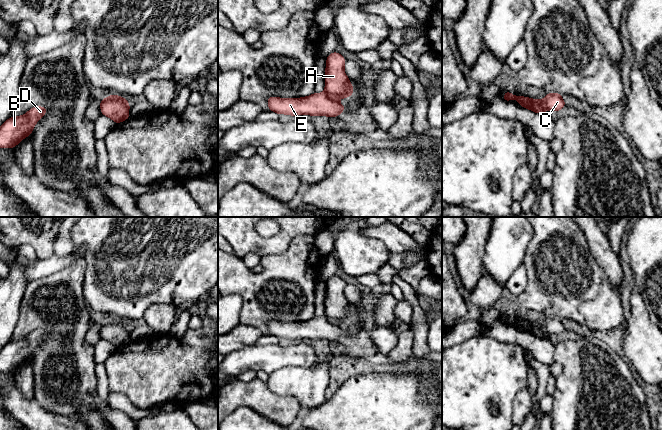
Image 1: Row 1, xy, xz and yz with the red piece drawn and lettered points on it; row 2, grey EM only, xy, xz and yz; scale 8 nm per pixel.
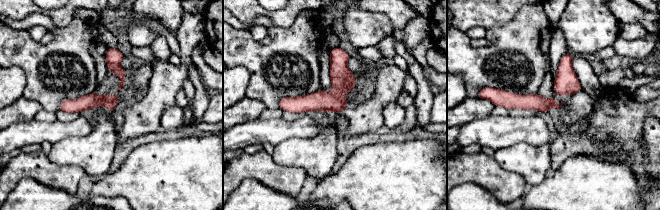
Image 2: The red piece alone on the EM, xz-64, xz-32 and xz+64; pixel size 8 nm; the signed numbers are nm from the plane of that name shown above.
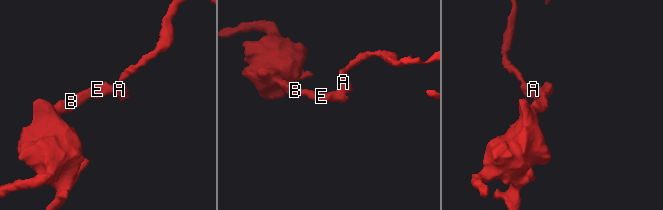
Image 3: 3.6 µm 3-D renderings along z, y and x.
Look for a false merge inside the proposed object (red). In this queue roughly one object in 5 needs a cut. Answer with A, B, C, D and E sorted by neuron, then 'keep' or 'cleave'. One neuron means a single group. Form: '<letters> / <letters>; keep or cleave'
A / B C D E; cleave

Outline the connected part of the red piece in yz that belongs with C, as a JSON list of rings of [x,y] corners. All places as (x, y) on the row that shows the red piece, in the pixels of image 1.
[[[547,93],[545,98],[542,100],[543,107],[545,110],[559,111],[563,109],[566,104],[559,93]]]

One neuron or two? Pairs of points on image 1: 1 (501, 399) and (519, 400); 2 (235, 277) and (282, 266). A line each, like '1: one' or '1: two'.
1: two
2: one

